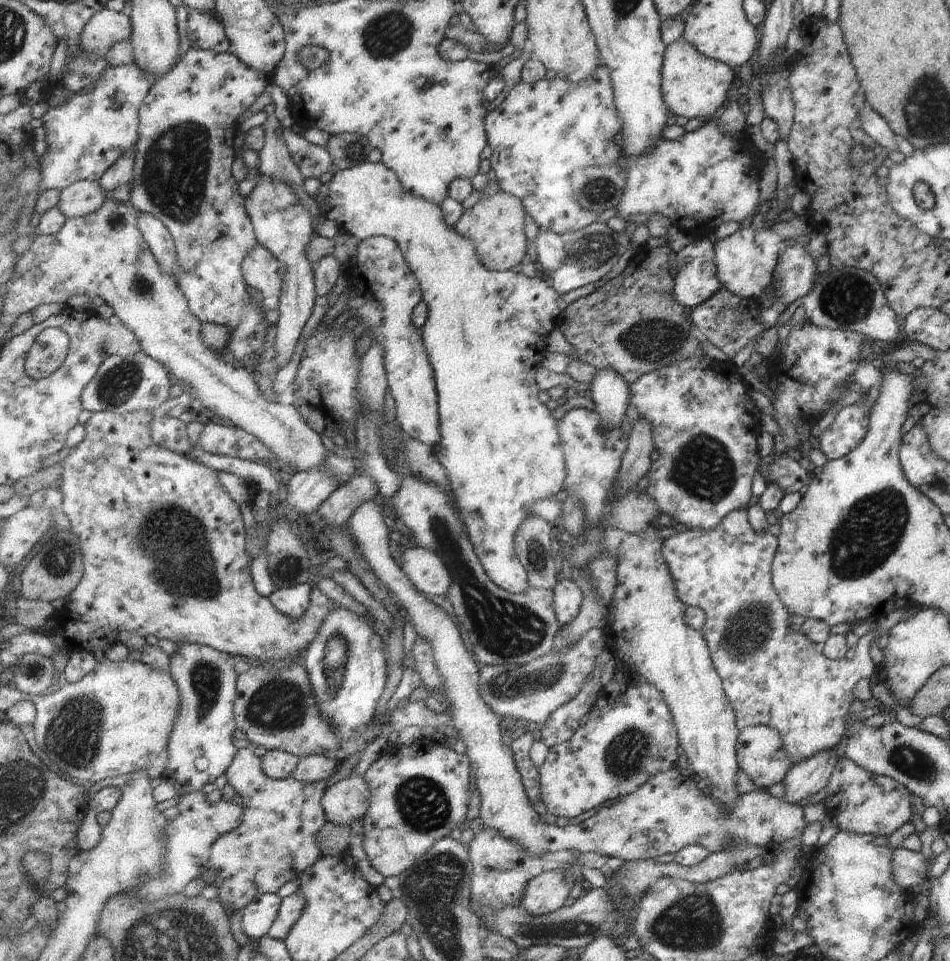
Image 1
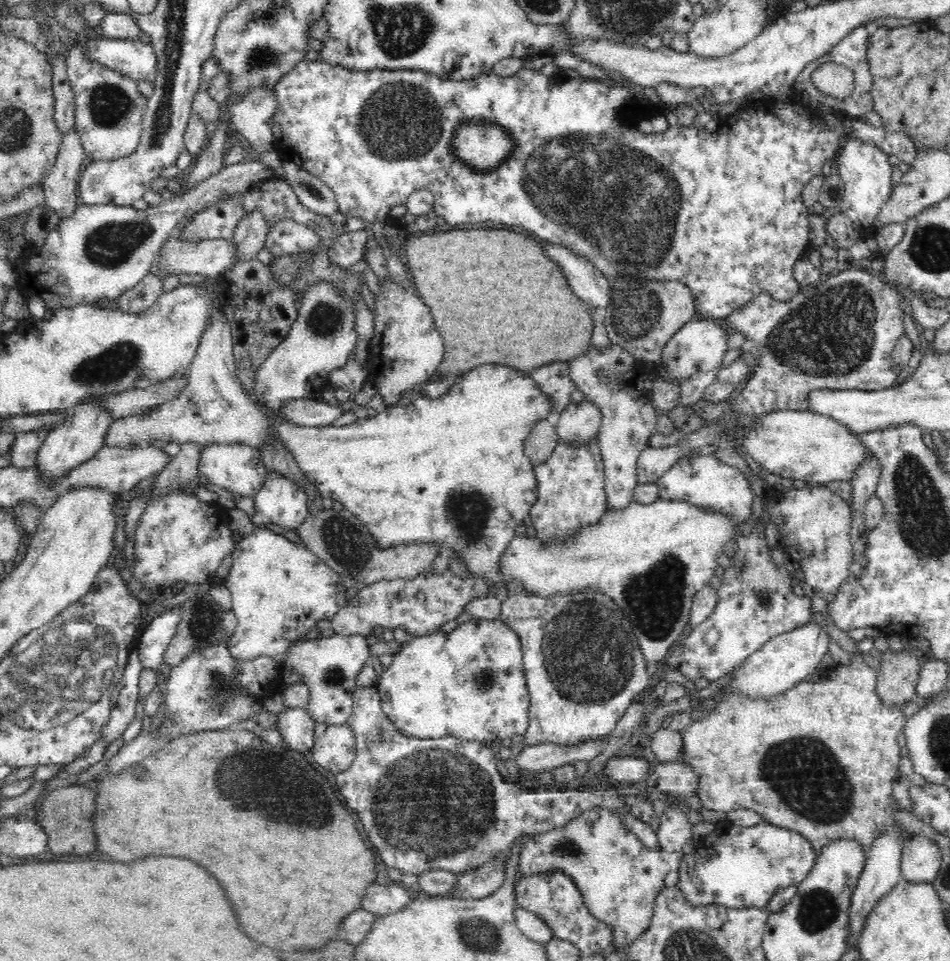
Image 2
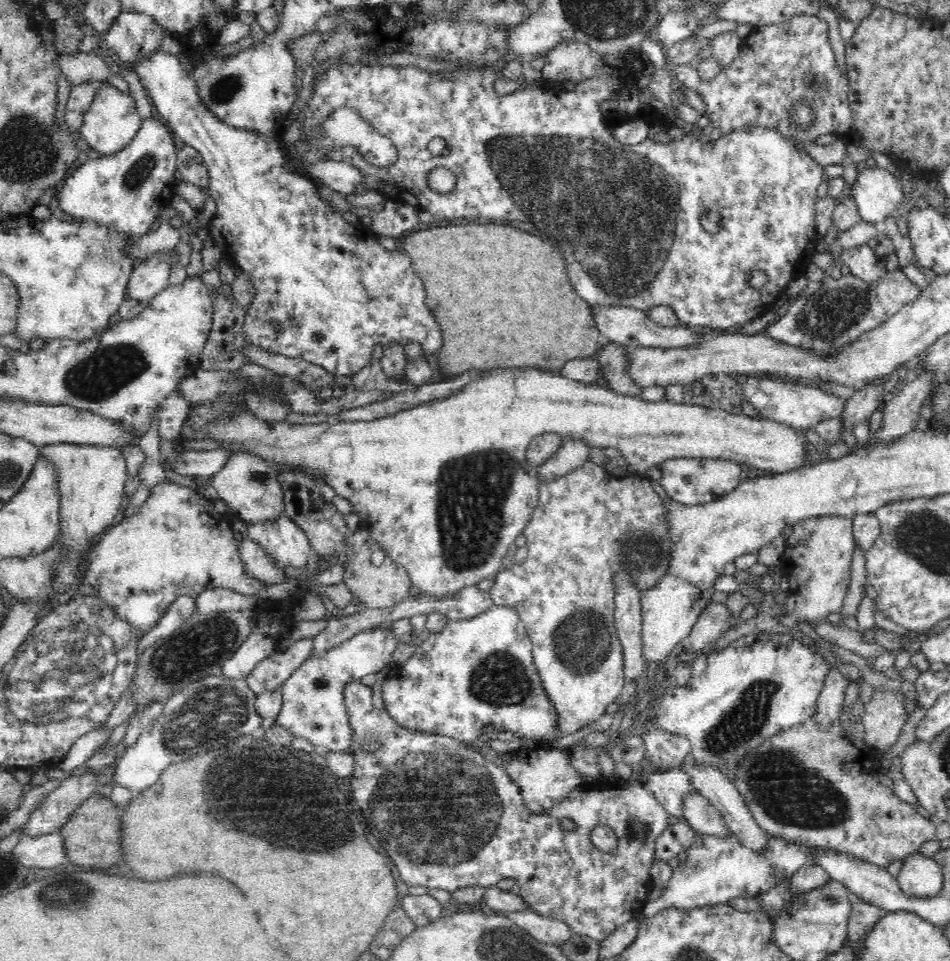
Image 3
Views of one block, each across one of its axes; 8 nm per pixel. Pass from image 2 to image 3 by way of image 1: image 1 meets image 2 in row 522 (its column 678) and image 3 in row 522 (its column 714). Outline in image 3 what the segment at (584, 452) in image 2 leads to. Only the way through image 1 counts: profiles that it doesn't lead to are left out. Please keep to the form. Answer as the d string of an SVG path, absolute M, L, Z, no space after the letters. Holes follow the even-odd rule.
M586 461L580 468L558 477L554 480L548 480L539 486L538 504L528 524L522 534L526 538L525 546L528 548L526 562L514 564L512 568L503 569L496 576L490 595L494 605L512 608L525 625L528 636L532 642L533 660L539 672L543 690L547 693L547 698L551 700L552 706L556 709L556 714L560 717L560 736L574 734L582 726L589 724L592 730L592 724L605 714L606 706L617 702L624 686L624 658L623 647L621 646L618 633L615 631L615 606L616 604L616 582L612 574L612 554L624 556L626 560L622 562L624 566L618 566L619 571L628 571L631 574L631 586L637 586L642 594L646 590L652 590L668 572L671 560L671 546L673 545L671 530L669 530L669 510L666 504L662 503L662 498L650 486L649 478L638 474L627 474L617 477L613 472L602 471L595 462Z

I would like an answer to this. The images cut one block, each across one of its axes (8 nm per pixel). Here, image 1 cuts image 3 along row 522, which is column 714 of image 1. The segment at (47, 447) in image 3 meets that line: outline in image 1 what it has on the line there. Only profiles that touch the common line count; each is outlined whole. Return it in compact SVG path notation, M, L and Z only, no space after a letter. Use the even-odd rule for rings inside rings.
M683 35L666 46L662 66L662 93L670 112L690 118L711 118L725 98L725 90L731 84L733 72L722 62L703 56Z

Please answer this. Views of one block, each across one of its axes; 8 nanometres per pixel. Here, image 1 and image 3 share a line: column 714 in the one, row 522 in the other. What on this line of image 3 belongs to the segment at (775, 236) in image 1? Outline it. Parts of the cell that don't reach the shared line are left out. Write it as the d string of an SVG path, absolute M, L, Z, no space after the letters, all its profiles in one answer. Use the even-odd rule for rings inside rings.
M248 453L232 455L223 469L210 478L219 494L219 498L230 508L230 515L242 520L246 526L252 523L265 523L268 520L276 520L284 515L284 491L278 480L278 470L260 459Z

